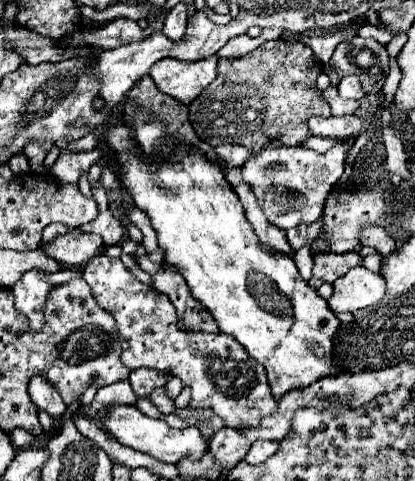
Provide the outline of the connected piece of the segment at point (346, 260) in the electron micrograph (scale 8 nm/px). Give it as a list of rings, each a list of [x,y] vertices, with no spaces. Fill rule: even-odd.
[[[356,251],[344,254],[330,252],[314,256],[314,276],[322,278],[328,284],[344,276],[354,266],[362,266],[362,256]]]

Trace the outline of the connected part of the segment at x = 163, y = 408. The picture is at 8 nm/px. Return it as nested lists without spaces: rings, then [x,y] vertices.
[[[156,388],[156,390],[150,394],[150,400],[158,406],[158,410],[160,410],[162,414],[174,414],[174,412],[176,412],[174,400],[166,394],[166,388]]]

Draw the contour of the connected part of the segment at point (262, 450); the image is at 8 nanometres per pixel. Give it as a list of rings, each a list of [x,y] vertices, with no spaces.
[[[256,440],[252,446],[250,446],[250,450],[248,450],[248,454],[246,454],[246,462],[248,464],[262,464],[264,460],[268,460],[272,454],[276,454],[276,450],[278,450],[278,442],[268,442],[268,440]]]

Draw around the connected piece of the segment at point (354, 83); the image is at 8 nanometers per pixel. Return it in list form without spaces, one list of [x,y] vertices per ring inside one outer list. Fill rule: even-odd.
[[[344,76],[338,84],[338,92],[342,98],[354,98],[354,100],[360,100],[366,94],[358,76]]]

